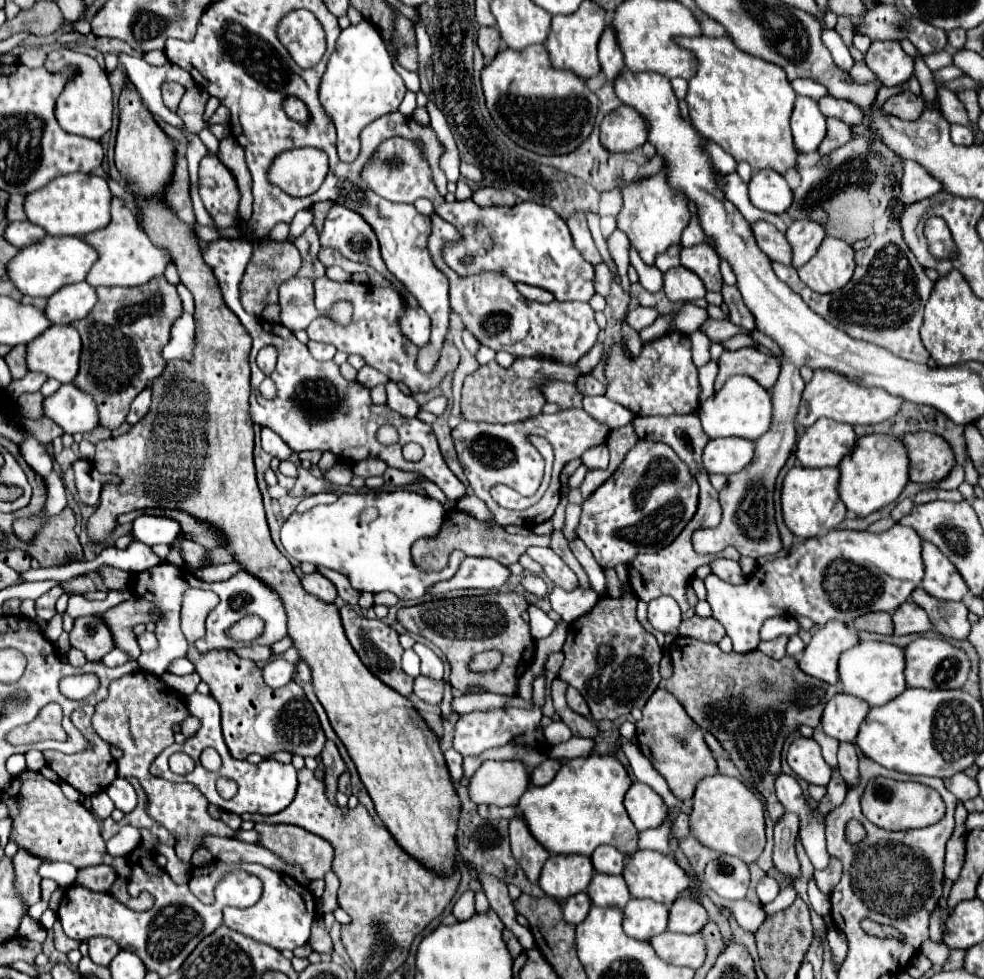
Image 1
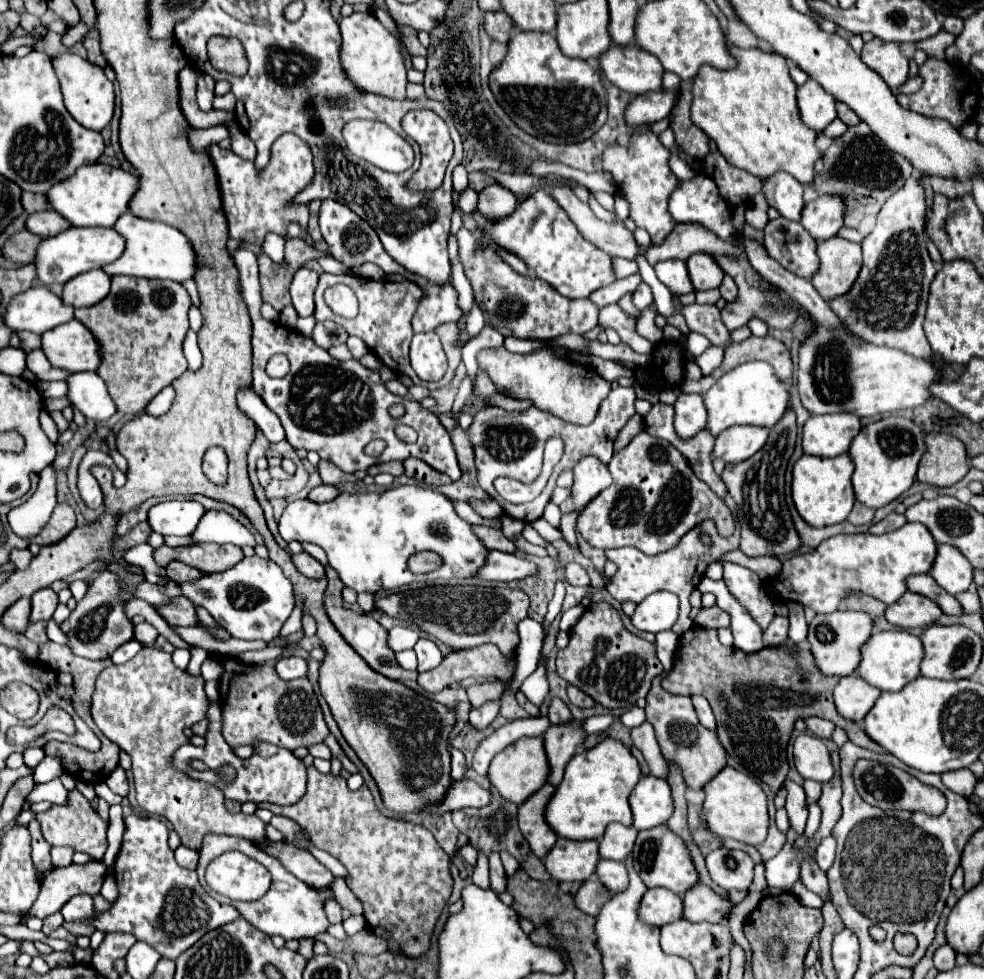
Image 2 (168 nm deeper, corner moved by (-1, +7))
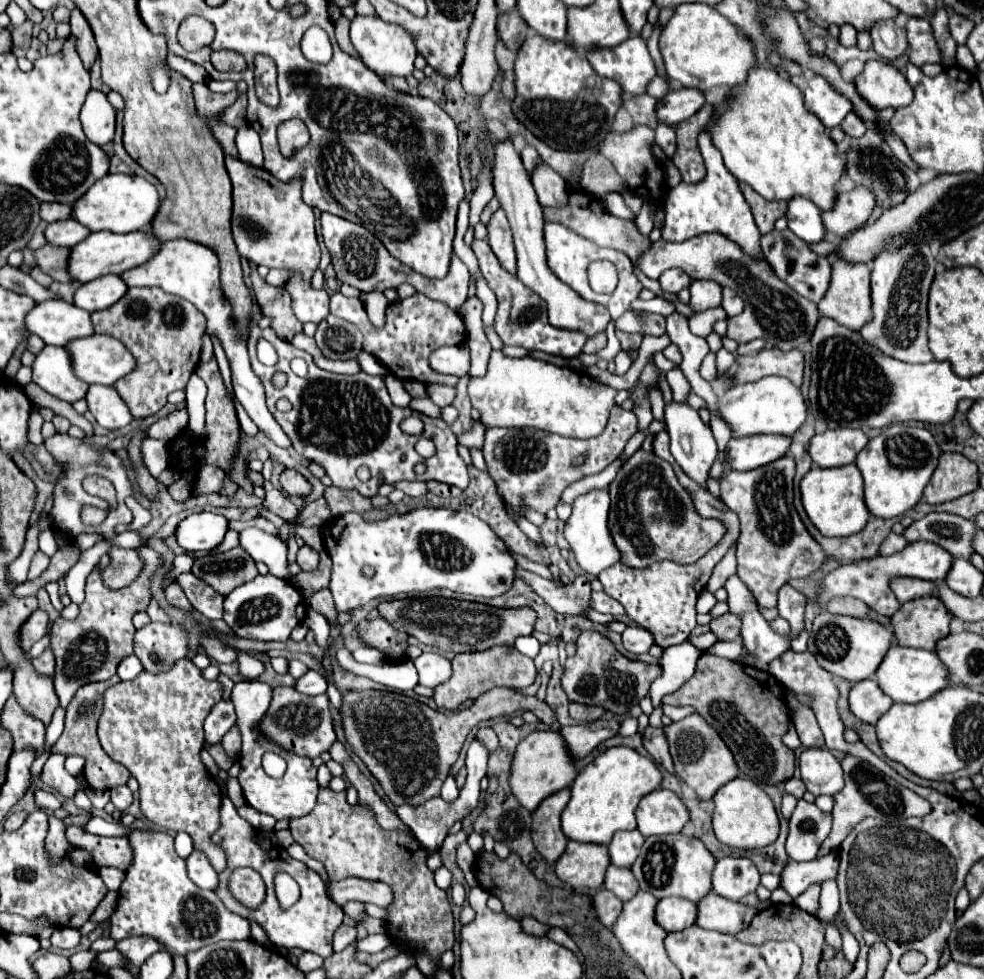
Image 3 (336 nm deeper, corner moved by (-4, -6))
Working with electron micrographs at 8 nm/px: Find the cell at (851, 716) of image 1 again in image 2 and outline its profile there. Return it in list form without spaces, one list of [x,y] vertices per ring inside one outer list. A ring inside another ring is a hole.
[[[857,674],[843,676],[835,686],[835,694],[833,694],[839,714],[855,722],[861,722],[865,718],[865,714],[873,708],[879,696],[881,690],[871,688],[871,684],[861,680],[861,676]]]

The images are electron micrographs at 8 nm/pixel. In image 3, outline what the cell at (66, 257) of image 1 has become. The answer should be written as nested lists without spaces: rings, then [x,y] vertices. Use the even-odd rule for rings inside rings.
[[[98,231],[98,233],[90,233],[82,243],[78,243],[76,247],[70,249],[66,271],[68,271],[70,279],[76,283],[88,283],[88,281],[104,277],[104,275],[122,275],[124,271],[134,269],[134,267],[142,265],[144,261],[148,261],[156,253],[156,249],[158,249],[158,239],[148,231],[146,233],[132,231],[132,233],[124,233],[124,235]]]

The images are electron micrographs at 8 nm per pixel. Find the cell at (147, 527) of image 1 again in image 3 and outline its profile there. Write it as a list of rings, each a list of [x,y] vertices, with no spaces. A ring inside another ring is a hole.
[[[202,511],[182,519],[174,531],[174,537],[186,551],[210,551],[222,541],[226,531],[228,521],[222,515]]]

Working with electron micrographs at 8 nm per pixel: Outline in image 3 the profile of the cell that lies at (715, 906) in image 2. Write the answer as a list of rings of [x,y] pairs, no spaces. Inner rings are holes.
[[[708,893],[698,903],[698,919],[696,925],[702,929],[714,929],[720,933],[736,935],[740,929],[746,929],[756,915],[754,907],[746,907],[742,903],[732,903],[716,893]]]

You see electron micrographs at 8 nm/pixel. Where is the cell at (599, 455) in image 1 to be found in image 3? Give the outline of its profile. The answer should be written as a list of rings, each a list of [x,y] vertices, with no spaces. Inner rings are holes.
[[[592,489],[584,495],[580,495],[572,503],[572,515],[566,521],[564,537],[570,543],[570,549],[578,561],[578,565],[592,575],[598,575],[602,569],[614,565],[620,559],[620,553],[616,553],[616,547],[612,545],[612,537],[608,537],[608,507],[610,497],[606,489]]]

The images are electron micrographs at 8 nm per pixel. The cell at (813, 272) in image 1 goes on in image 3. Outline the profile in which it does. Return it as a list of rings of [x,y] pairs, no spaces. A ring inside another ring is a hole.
[[[836,259],[832,263],[832,279],[824,299],[818,303],[820,313],[832,317],[840,325],[858,331],[860,325],[868,323],[872,317],[870,311],[870,265],[868,263],[848,263],[844,259]]]

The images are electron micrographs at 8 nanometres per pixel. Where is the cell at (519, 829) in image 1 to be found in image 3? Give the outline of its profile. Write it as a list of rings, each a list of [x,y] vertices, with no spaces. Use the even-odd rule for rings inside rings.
[[[562,789],[560,793],[554,793],[544,799],[540,807],[532,813],[532,841],[548,865],[556,863],[568,843],[560,829],[560,815],[568,799],[570,789]]]

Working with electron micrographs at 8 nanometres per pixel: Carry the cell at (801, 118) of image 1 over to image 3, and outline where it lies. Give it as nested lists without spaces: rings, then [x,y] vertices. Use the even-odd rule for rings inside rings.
[[[814,75],[804,89],[804,105],[814,113],[826,129],[834,129],[852,111],[852,103],[836,93],[822,77]]]

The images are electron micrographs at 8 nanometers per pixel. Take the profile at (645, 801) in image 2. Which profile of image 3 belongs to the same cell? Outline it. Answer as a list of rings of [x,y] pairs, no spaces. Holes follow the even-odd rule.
[[[656,789],[640,801],[636,809],[636,819],[638,831],[644,837],[650,837],[680,833],[690,817],[688,809],[684,807],[684,803],[676,793],[668,789]]]

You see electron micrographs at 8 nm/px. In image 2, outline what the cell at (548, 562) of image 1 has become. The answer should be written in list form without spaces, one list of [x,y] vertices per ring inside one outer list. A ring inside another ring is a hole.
[[[575,562],[565,566],[565,580],[569,584],[573,584],[573,586],[589,586],[591,584],[587,572],[579,564],[575,564]]]

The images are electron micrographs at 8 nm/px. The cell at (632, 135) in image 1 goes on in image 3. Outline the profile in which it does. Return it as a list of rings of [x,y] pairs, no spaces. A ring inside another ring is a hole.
[[[672,89],[656,103],[658,123],[678,125],[686,117],[692,117],[704,105],[704,95],[698,89]]]

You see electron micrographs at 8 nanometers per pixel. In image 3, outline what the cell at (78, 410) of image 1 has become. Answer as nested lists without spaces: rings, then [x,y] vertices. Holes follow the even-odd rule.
[[[90,385],[84,399],[88,403],[88,411],[96,417],[98,425],[102,425],[108,431],[126,427],[132,421],[132,415],[126,403],[112,387]]]

